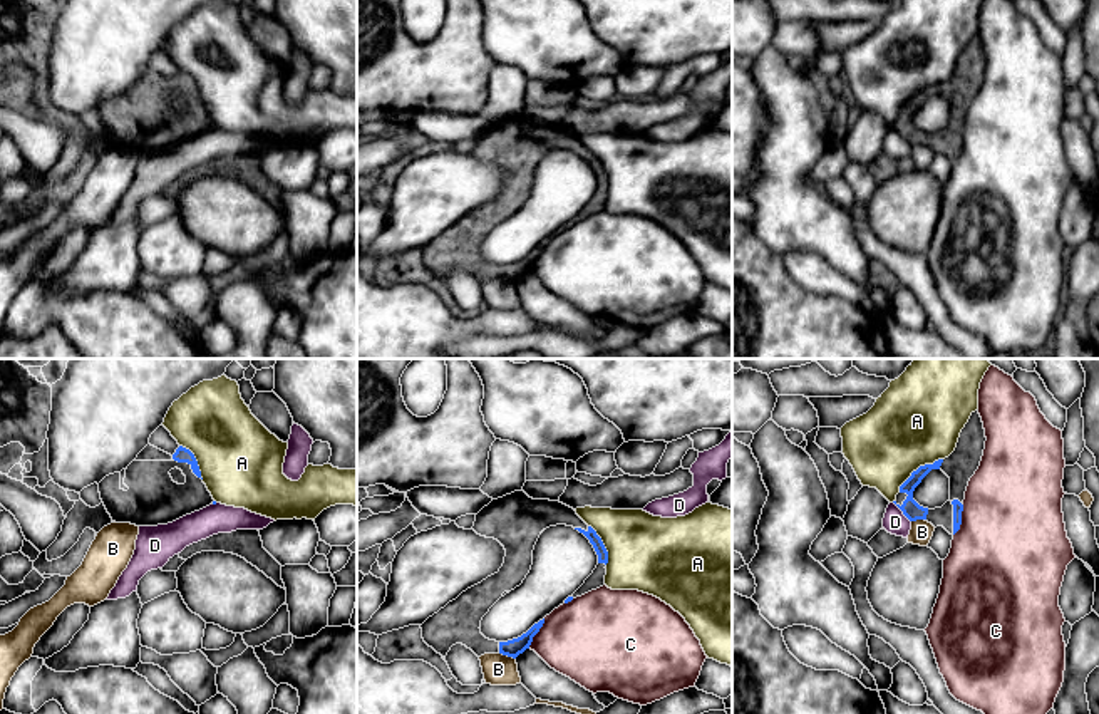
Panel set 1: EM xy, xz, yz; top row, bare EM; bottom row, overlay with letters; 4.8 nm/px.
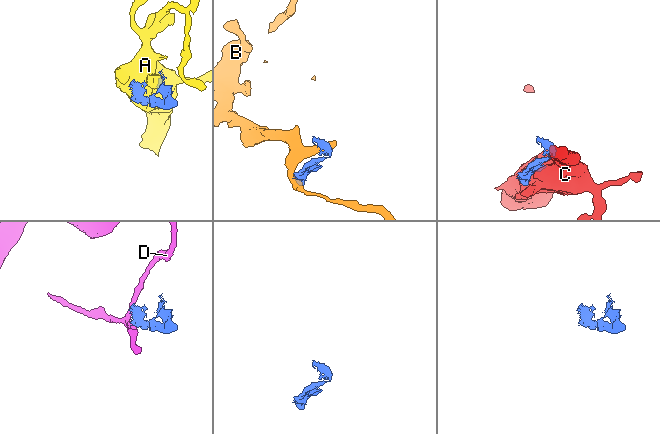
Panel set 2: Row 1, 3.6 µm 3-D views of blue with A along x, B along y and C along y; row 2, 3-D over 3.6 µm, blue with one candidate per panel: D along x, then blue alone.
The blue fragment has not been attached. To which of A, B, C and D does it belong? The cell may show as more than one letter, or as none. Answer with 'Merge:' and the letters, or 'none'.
Merge: none

